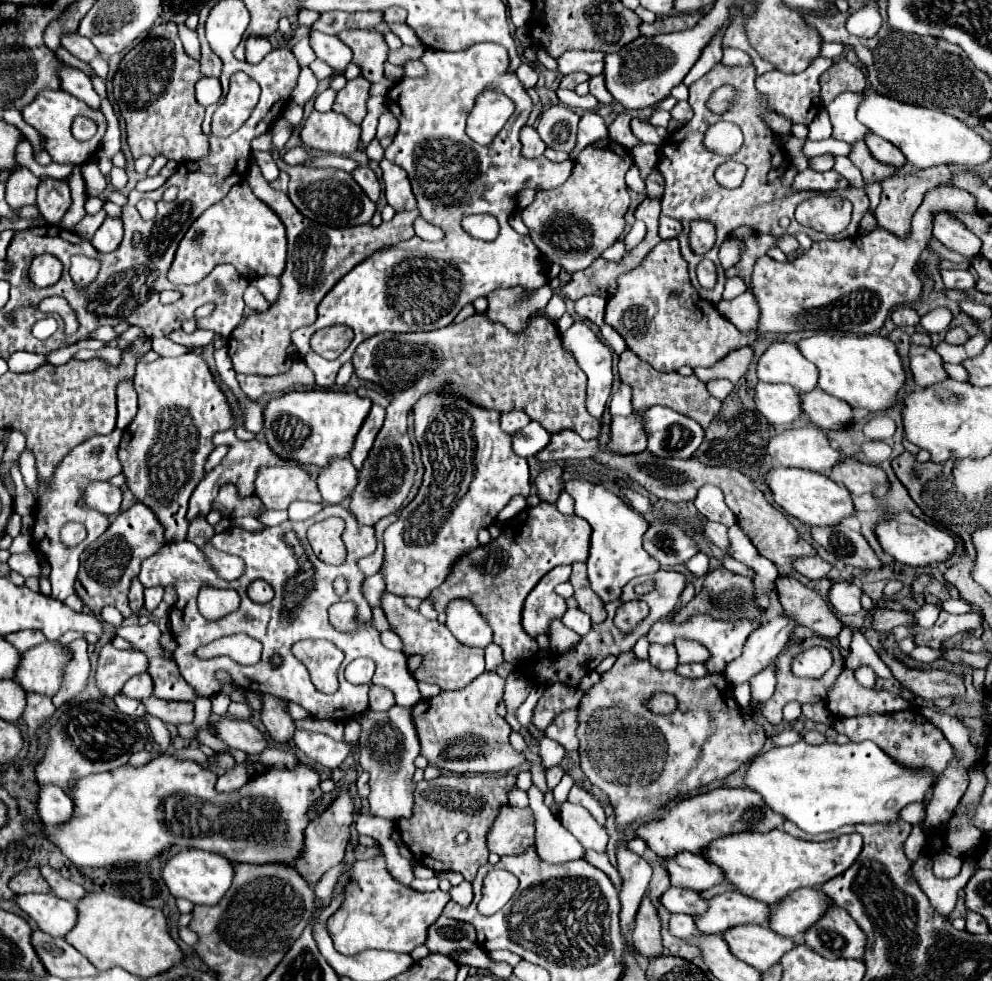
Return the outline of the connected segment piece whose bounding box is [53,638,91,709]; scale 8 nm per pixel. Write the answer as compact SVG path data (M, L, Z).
M73 641L69 645L69 649L73 651L73 659L67 663L65 667L65 677L63 677L63 685L59 689L59 693L53 697L53 705L59 709L61 705L73 701L79 693L83 693L83 689L87 687L87 679L89 679L89 659L87 659L87 641Z

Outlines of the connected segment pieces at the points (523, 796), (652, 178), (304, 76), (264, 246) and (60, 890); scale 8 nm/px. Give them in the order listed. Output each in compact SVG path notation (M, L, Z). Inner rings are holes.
M517 787L513 788L508 795L509 804L517 807L527 807L529 799L526 791L522 791Z
M653 167L651 175L645 179L645 185L647 185L647 197L663 197L663 177L659 173L657 167Z
M303 67L301 69L301 87L295 87L295 93L291 93L291 99L297 103L297 105L305 105L313 95L315 95L315 89L317 89L317 77L313 75L313 71L309 67Z
M243 181L231 187L229 195L223 201L209 207L199 219L193 221L175 251L175 259L167 271L167 279L175 287L193 285L221 263L233 265L247 281L263 275L279 277L285 269L285 259L287 237L281 219L273 209L259 201L247 181Z
M41 867L41 875L43 875L45 881L51 885L51 889L55 891L55 895L61 897L61 899L67 899L67 901L77 903L77 901L83 899L85 893L87 893L81 885L77 885L77 883L65 879L65 877L61 877L61 875L59 875L55 869L51 869L51 867Z

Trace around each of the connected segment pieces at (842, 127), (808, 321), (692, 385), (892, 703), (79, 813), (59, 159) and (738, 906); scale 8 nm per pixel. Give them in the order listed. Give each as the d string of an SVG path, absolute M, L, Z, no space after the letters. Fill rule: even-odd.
M845 91L841 95L837 95L825 109L829 113L829 119L833 123L833 137L845 143L857 143L863 141L871 131L867 127L863 127L855 113L859 103L863 101L863 91L853 93L853 91Z
M939 187L925 195L919 211L911 219L907 237L897 237L887 229L875 229L867 235L855 235L843 241L819 241L795 261L779 263L771 257L759 257L753 271L753 295L759 301L761 333L791 333L803 329L821 329L829 335L859 333L869 335L883 327L885 315L895 307L915 303L921 297L921 281L913 269L919 255L931 239L933 213L939 209L973 213L975 197L957 187Z
M629 349L623 351L619 357L618 372L621 375L621 381L629 383L633 387L633 411L645 411L647 407L653 407L653 405L665 405L665 407L673 407L675 411L695 419L703 429L707 429L723 405L721 399L709 395L705 383L699 381L695 375L683 377L679 373L655 371L649 363L641 361Z
M845 669L835 685L829 689L827 707L833 715L853 717L853 715L869 715L869 713L894 713L911 709L911 703L901 699L895 693L865 689L853 675L853 671Z
M159 755L159 757L151 759L147 765L143 765L143 767L123 765L117 771L89 775L89 777L83 777L83 779L75 781L73 783L73 795L75 795L75 799L73 799L73 803L75 803L75 815L73 815L73 819L69 823L59 825L59 827L47 827L45 825L43 831L47 833L49 841L53 841L71 863L81 865L81 867L107 867L107 865L113 865L113 863L119 863L119 861L145 863L145 861L151 861L155 855L161 855L161 851L165 847L171 847L171 845L213 851L213 853L219 853L219 855L223 855L223 857L227 857L229 861L235 861L235 863L255 863L255 865L283 863L283 865L295 867L297 857L303 853L303 831L309 825L309 809L323 799L323 791L319 787L321 779L319 779L317 771L311 771L311 767L307 767L307 765L297 765L297 767L293 767L293 771L291 769L273 769L273 767L267 767L263 773L253 775L241 789L235 789L231 793L219 793L215 789L215 781L217 781L217 775L213 771L209 771L207 767L203 767L203 765L195 763L195 761L175 761L171 755Z
M41 91L35 101L31 105L27 105L23 111L23 119L33 125L41 135L45 135L47 139L47 153L53 157L53 161L59 164L73 163L73 165L83 165L87 163L99 149L101 145L101 139L105 135L105 129L107 129L107 121L103 117L103 113L99 111L93 111L91 107L87 107L83 101L79 101L77 97L65 93L65 91ZM75 117L87 117L87 119L93 119L97 123L97 133L93 139L89 141L77 141L71 133L71 124Z
M721 893L709 901L709 909L695 919L703 933L723 933L737 925L769 925L771 907L743 893Z

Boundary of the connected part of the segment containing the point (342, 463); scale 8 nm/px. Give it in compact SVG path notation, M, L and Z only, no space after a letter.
M335 459L317 477L323 501L331 505L339 505L343 499L351 497L357 481L359 481L359 469L355 469L355 465L349 459Z

